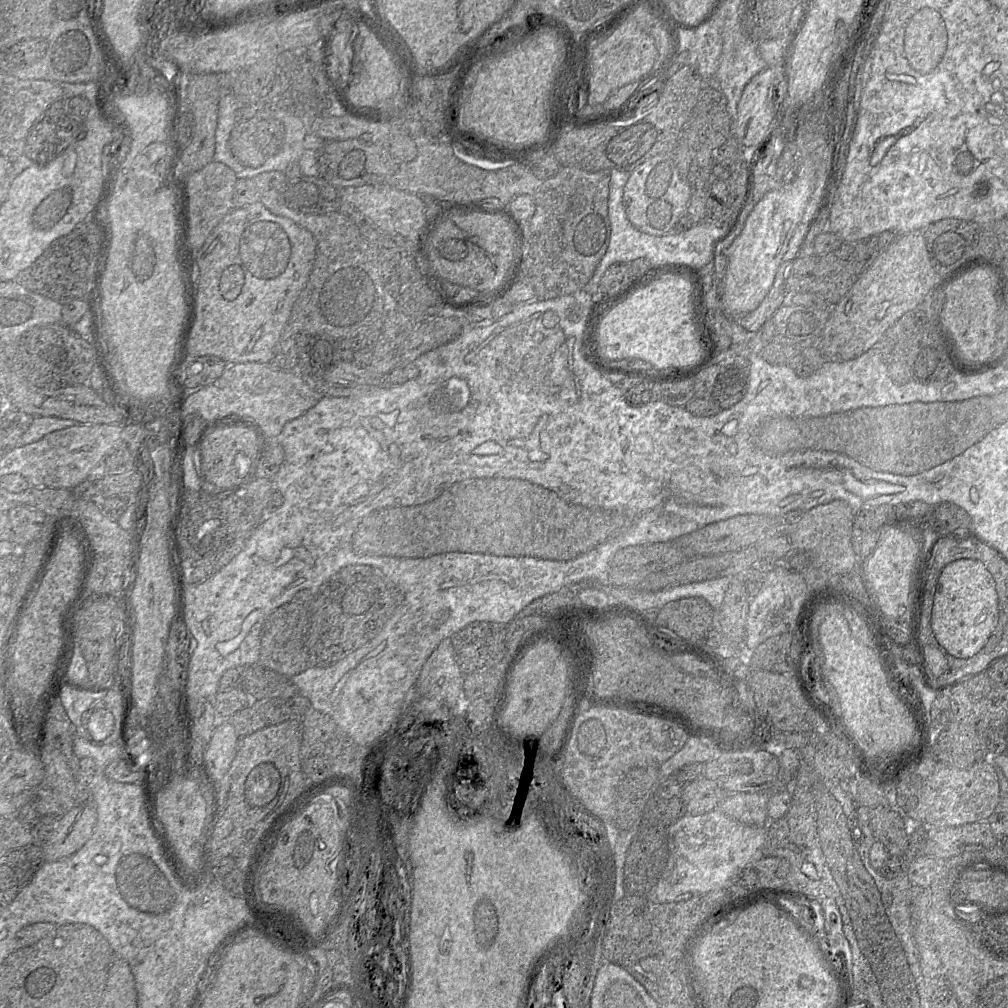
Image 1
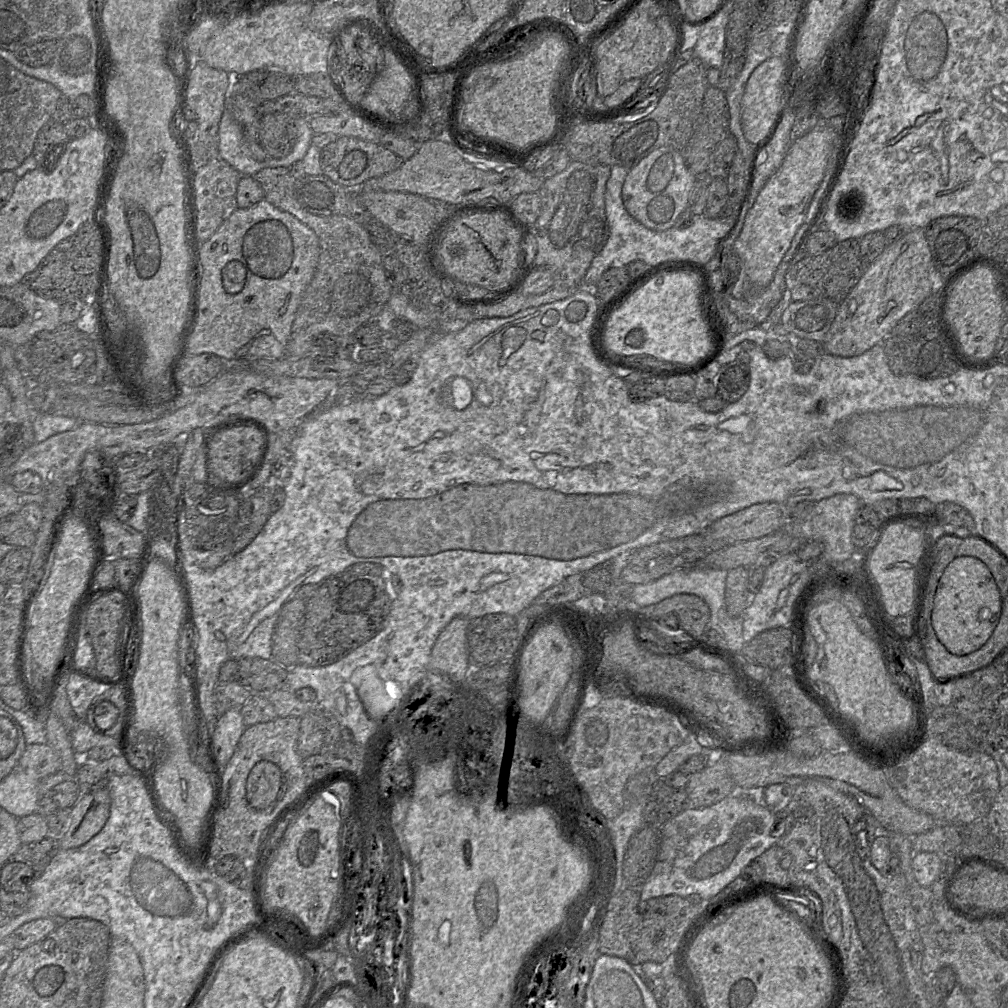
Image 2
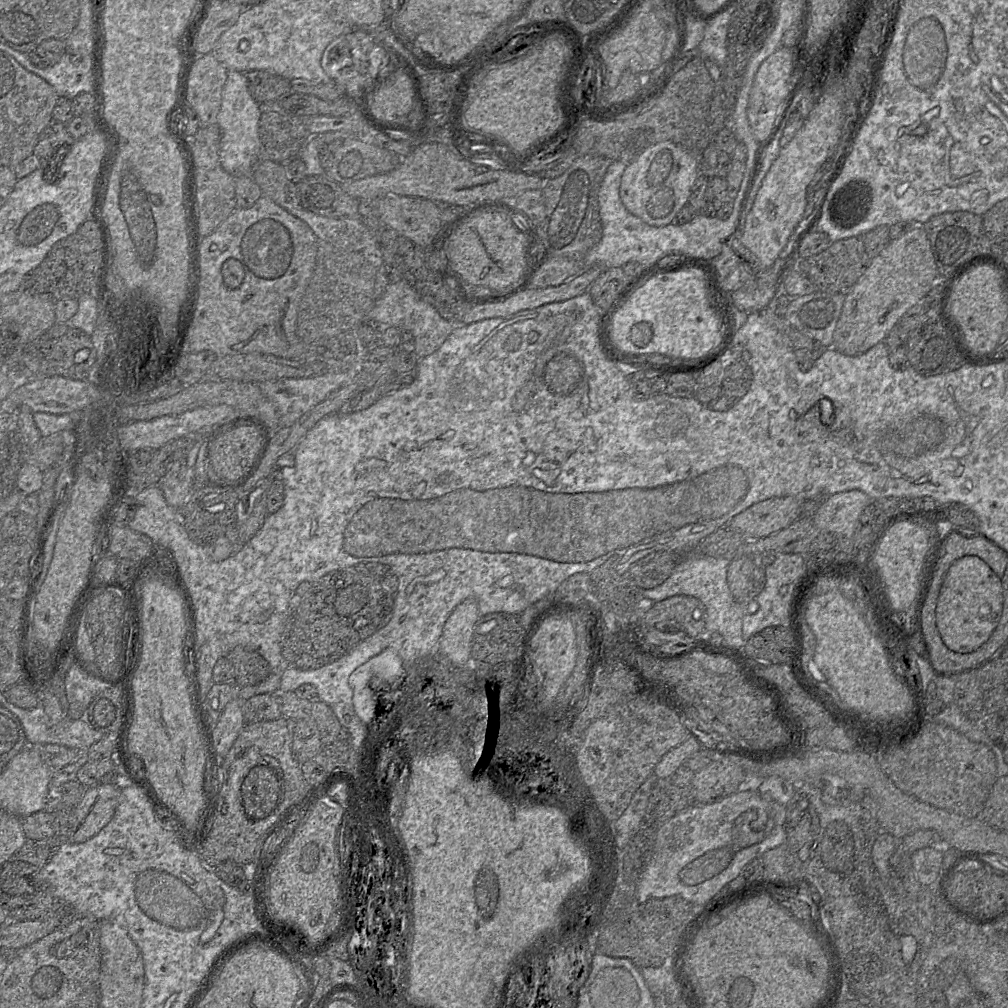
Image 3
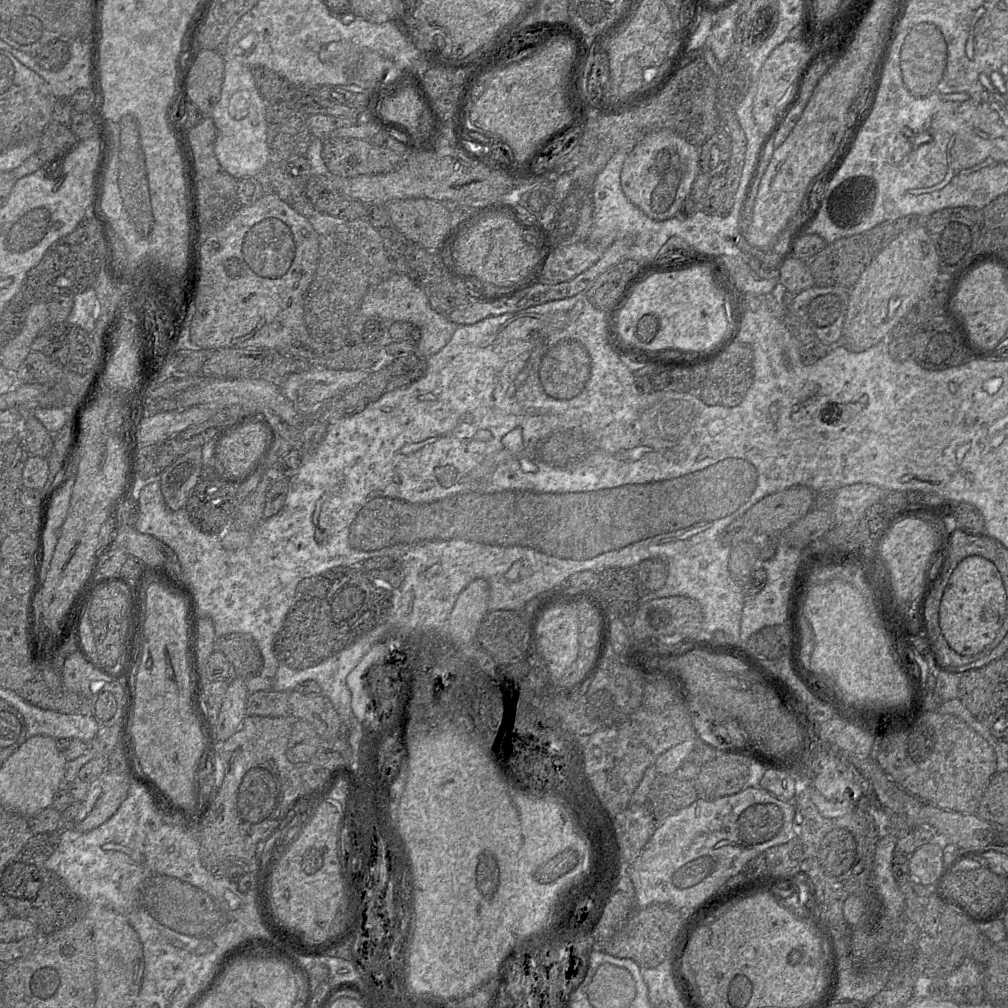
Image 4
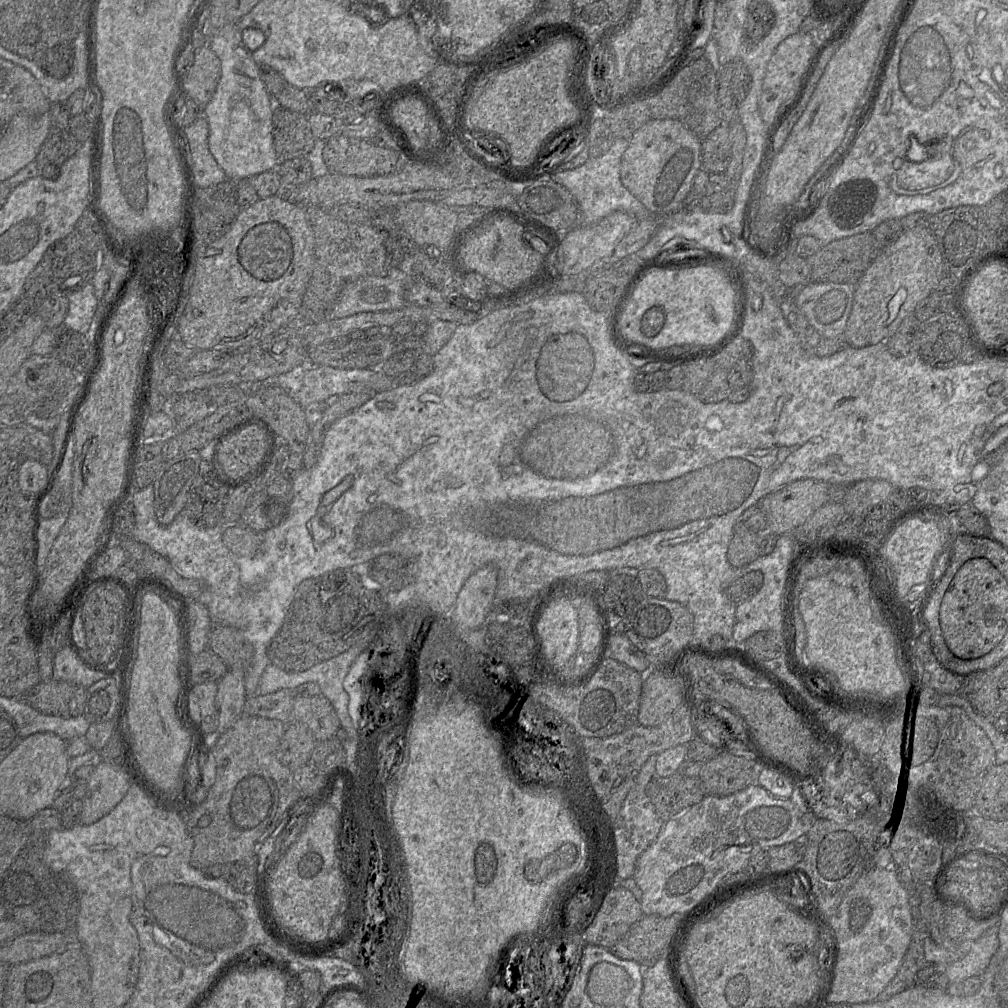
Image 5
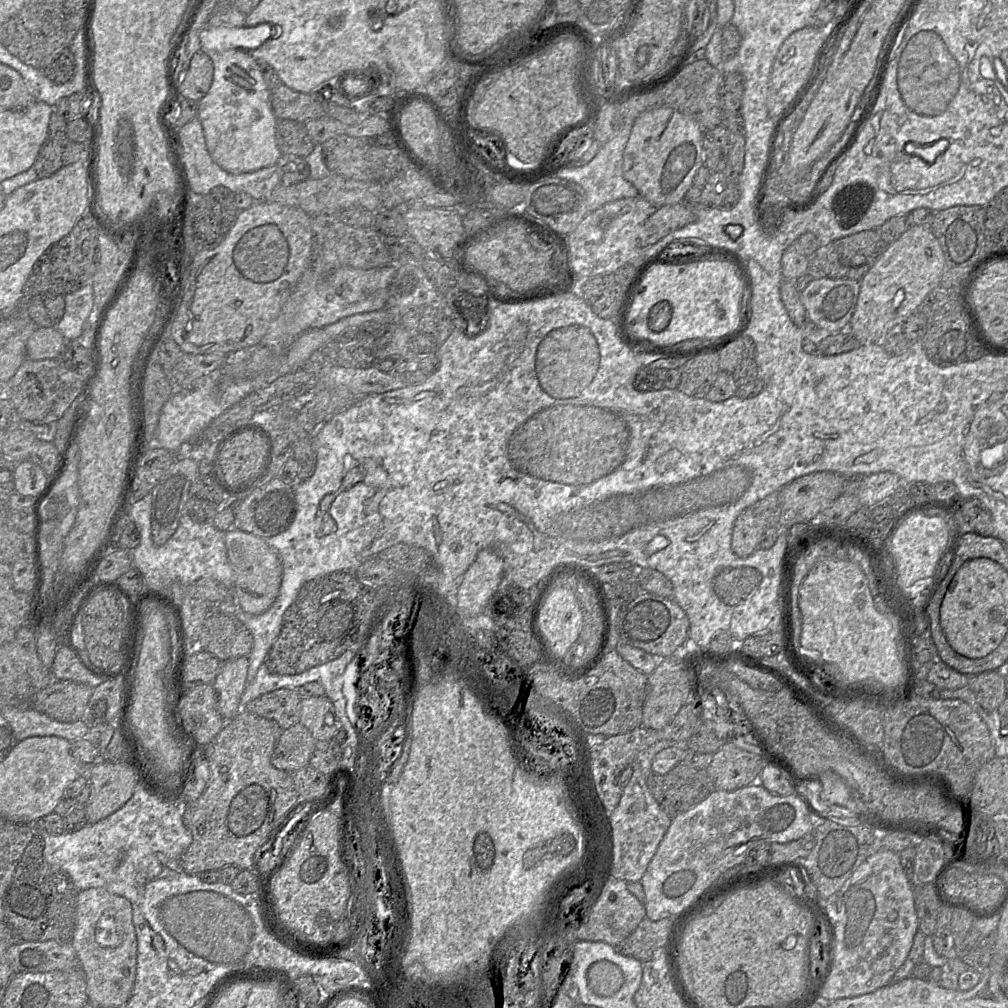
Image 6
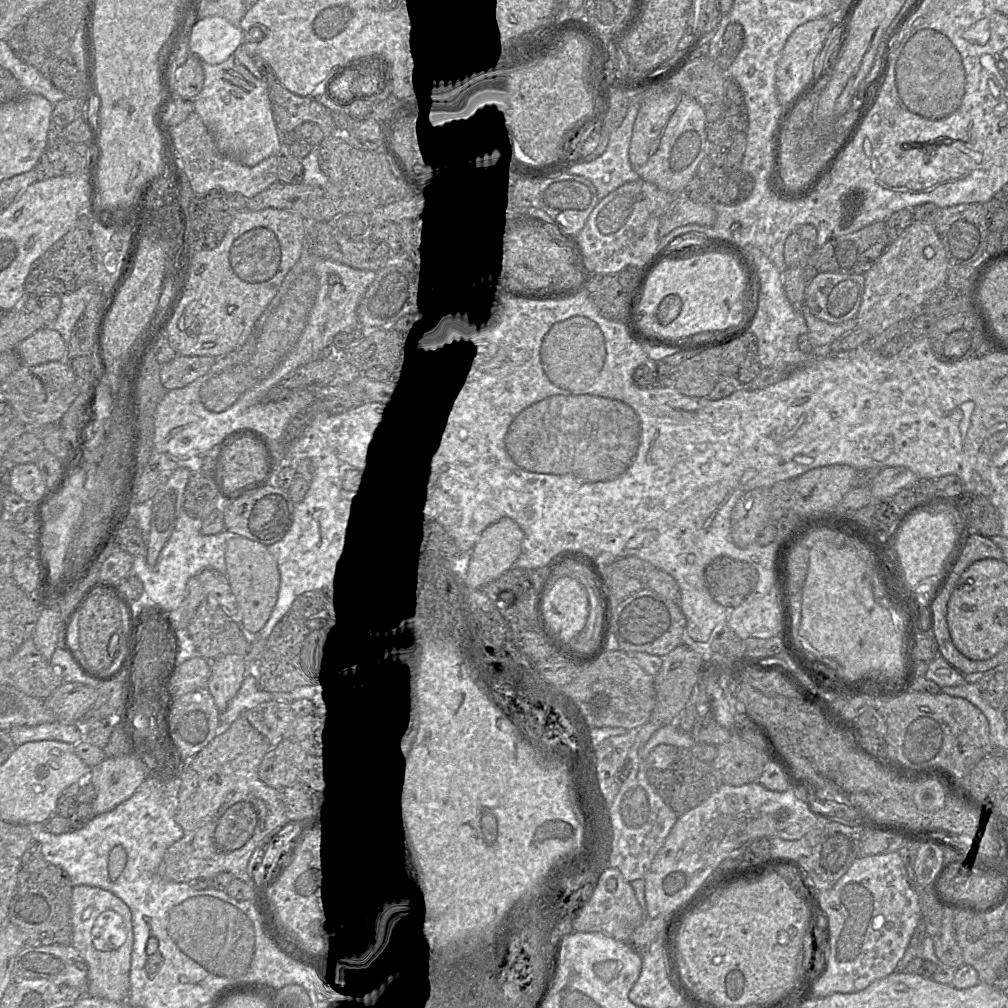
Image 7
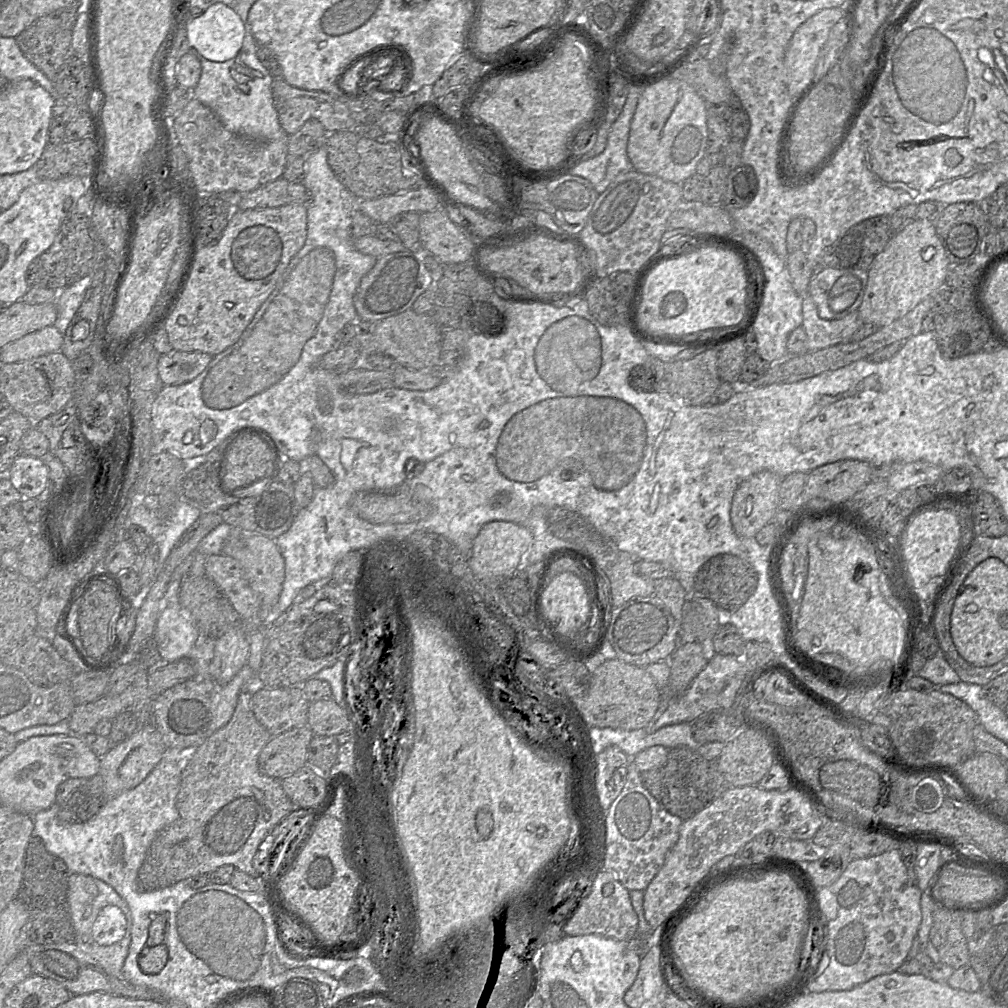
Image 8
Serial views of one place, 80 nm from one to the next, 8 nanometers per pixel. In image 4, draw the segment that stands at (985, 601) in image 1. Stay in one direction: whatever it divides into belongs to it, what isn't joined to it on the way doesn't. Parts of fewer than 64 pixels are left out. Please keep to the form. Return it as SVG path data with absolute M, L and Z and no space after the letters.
M980 556L963 558L942 594L939 625L948 646L961 656L980 653L993 642L1006 615L1006 592L996 566Z

